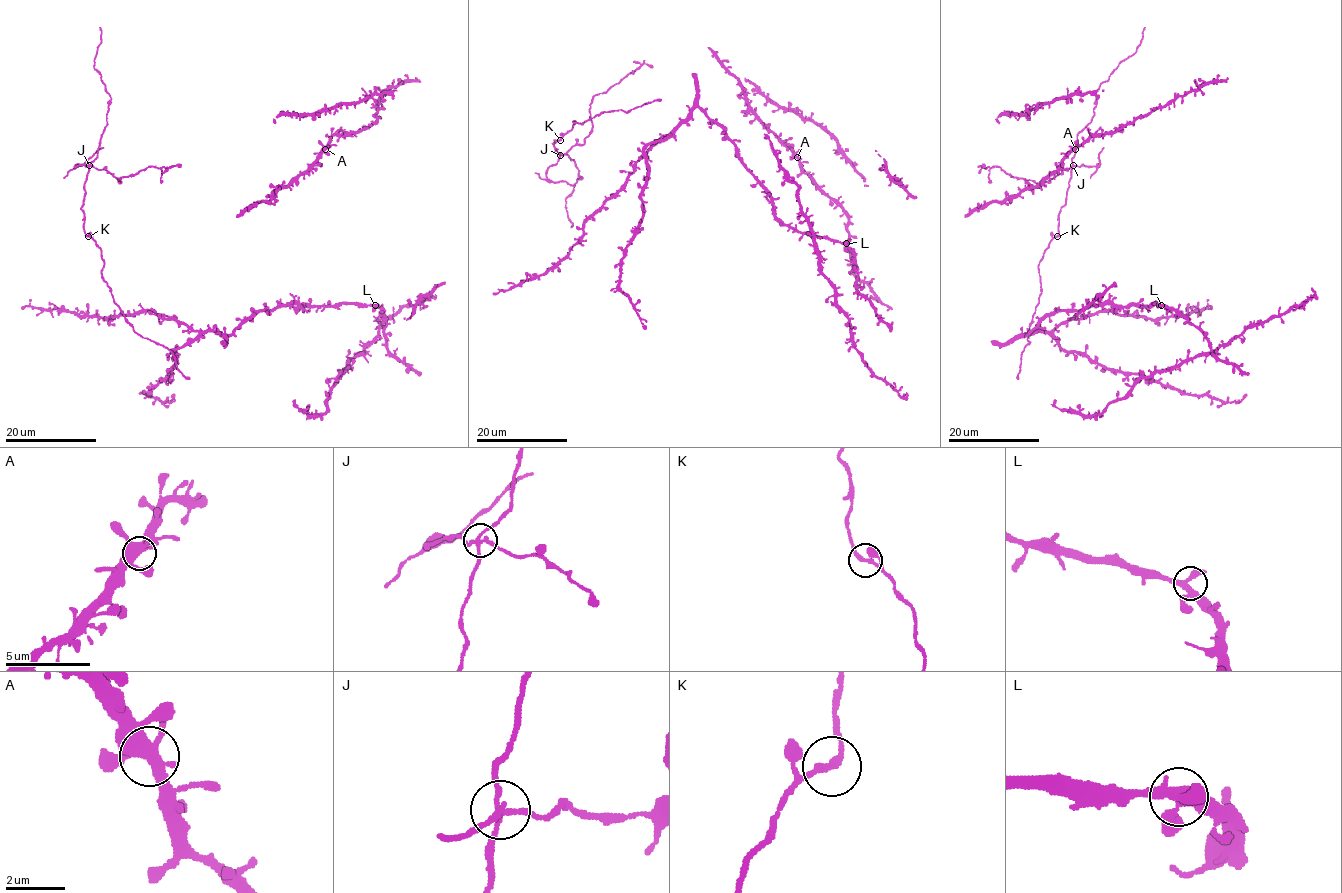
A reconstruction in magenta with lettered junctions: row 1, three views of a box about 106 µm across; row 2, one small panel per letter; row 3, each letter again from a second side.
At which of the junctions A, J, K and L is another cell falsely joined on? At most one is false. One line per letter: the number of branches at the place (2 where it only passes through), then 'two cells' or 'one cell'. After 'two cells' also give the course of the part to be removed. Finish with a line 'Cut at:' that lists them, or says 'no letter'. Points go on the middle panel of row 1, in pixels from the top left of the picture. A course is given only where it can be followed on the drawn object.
A: 4 | one cell
J: 4 | two cells | (561, 155), (582, 144), (591, 130), (589, 112), (596, 94), (605, 93), (644, 64), (653, 67)
K: 2 | one cell
L: 4 | one cell
Cut at: J

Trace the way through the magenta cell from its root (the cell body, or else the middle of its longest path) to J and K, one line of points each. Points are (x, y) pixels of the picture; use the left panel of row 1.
J: (101, 249), (83, 229), (81, 205), (89, 166)
K: (101, 249), (88, 236)

